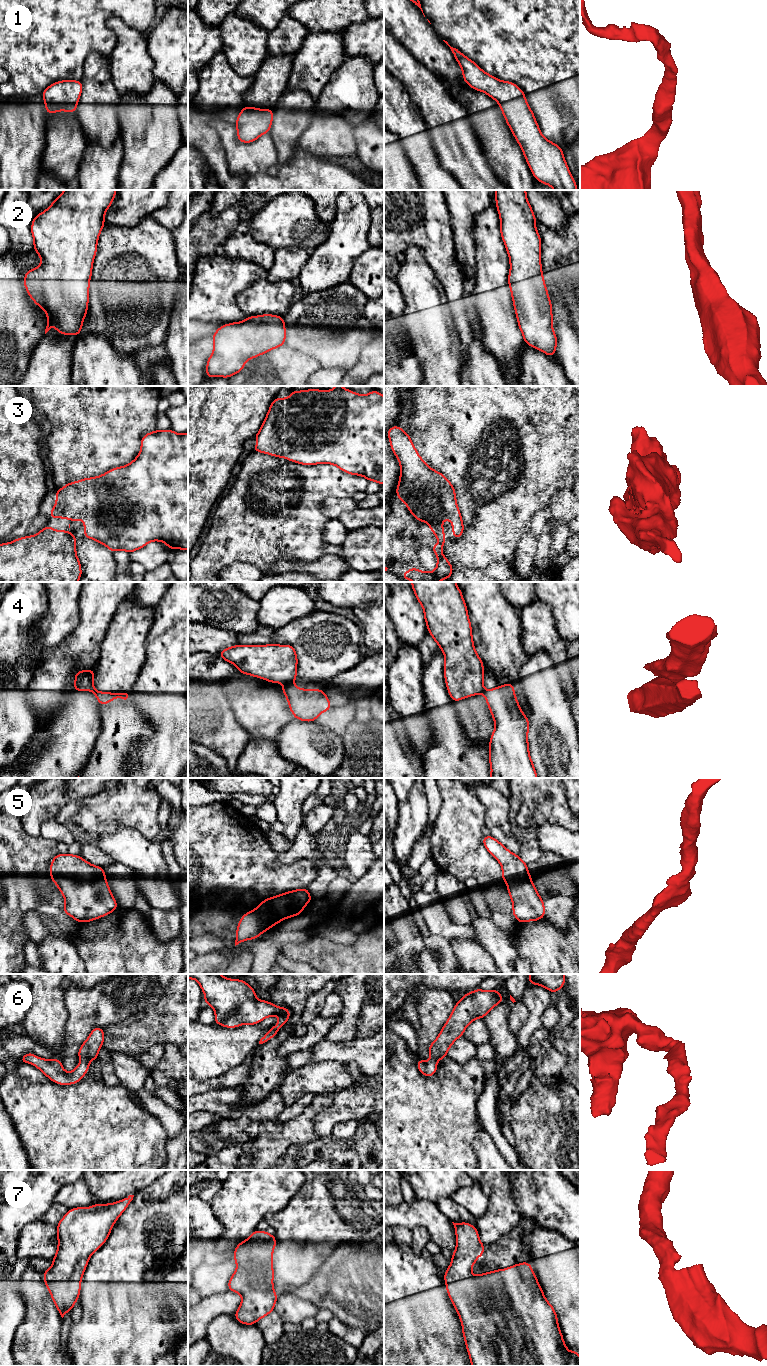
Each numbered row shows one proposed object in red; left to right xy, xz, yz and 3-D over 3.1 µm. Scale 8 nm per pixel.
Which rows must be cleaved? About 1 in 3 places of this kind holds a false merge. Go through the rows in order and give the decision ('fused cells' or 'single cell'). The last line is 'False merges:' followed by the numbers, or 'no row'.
1: single cell
2: single cell
3: single cell
4: fused cells
5: single cell
6: single cell
7: single cell
False merges: 4

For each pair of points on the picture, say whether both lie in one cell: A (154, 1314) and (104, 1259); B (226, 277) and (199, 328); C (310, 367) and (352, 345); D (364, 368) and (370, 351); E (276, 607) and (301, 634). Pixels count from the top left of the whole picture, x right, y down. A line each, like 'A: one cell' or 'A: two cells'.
A: one cell
B: one cell
C: two cells
D: one cell
E: two cells

